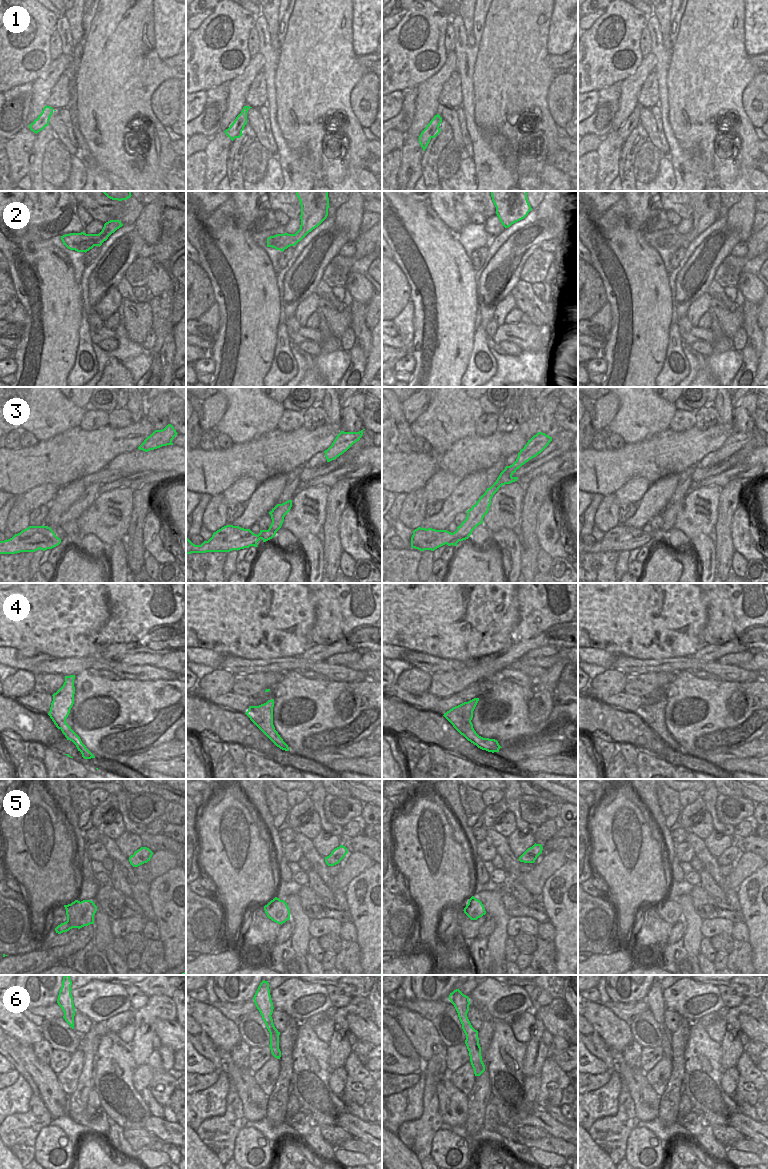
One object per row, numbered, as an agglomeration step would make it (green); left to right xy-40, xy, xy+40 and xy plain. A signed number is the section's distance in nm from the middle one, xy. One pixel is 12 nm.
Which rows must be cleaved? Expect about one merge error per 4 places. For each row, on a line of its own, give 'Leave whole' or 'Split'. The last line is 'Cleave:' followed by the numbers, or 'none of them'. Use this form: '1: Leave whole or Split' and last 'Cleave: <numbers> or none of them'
1: Leave whole
2: Leave whole
3: Leave whole
4: Split
5: Leave whole
6: Leave whole
Cleave: 4

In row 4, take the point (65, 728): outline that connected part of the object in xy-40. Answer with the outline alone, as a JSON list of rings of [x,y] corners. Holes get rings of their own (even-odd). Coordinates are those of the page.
[[[66,721],[60,724],[60,729],[67,740],[72,741],[76,745],[78,751],[81,752],[84,759],[95,758],[95,756],[86,748],[86,746],[82,743],[80,737],[71,729]]]

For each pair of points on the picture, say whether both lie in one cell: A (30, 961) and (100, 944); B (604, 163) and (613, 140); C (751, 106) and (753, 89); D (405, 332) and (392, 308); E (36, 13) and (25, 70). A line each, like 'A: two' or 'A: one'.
A: two
B: one
C: one
D: two
E: one

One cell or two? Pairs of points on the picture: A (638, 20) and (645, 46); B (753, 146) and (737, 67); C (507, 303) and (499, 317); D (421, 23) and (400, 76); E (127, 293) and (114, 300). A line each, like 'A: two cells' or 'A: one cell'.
A: two cells
B: one cell
C: one cell
D: one cell
E: two cells

